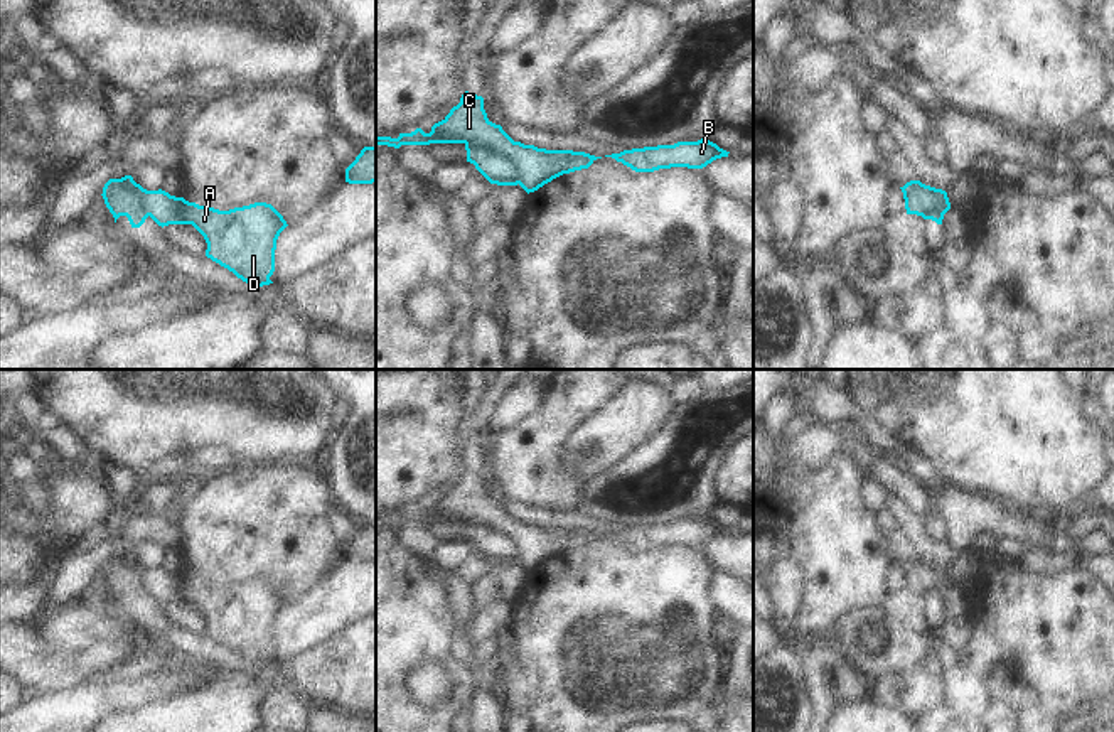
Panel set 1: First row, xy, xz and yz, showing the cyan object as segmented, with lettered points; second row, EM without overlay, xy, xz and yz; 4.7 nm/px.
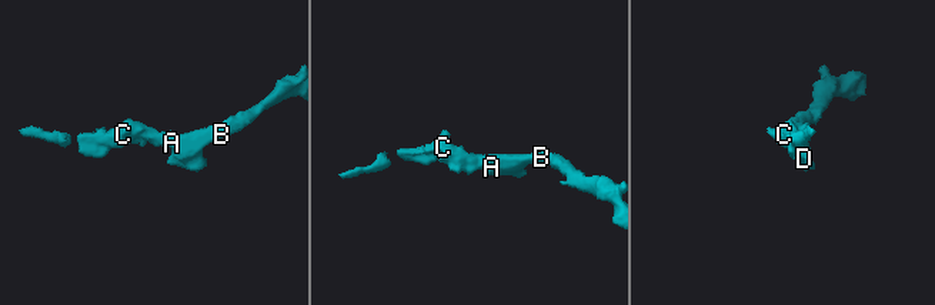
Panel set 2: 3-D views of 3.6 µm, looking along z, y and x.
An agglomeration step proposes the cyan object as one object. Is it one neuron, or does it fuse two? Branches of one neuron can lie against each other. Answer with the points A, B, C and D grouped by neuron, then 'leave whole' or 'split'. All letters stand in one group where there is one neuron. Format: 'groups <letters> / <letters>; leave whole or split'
groups A B C D; leave whole

